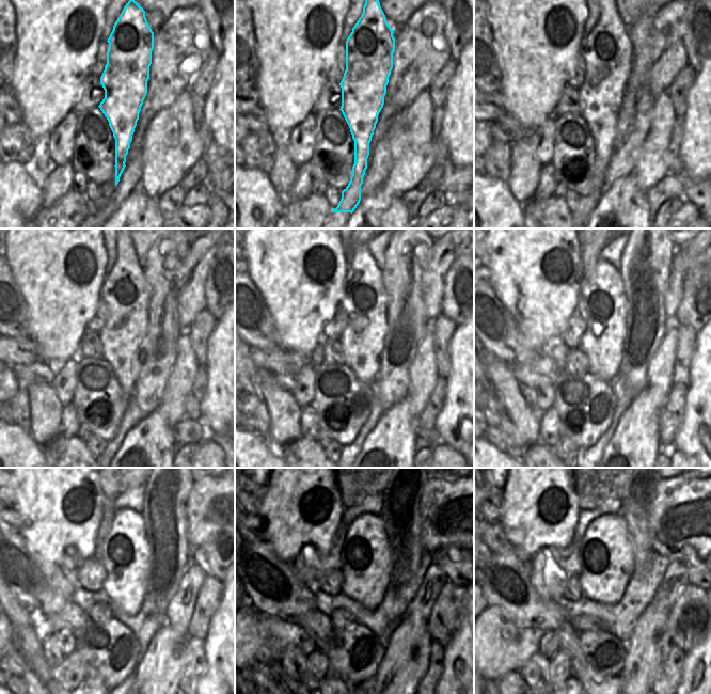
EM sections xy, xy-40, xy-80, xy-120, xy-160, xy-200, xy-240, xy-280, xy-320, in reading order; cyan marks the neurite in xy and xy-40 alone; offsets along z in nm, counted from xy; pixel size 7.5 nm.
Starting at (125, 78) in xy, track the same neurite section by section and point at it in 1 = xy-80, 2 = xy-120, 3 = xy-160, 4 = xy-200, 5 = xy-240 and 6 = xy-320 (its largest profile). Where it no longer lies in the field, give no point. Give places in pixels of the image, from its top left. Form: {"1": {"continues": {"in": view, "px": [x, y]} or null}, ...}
{"1": {"continues": {"in": "xy-80", "px": [607, 51]}}, "2": {"continues": {"in": "xy-120", "px": [126, 294]}}, "3": {"continues": {"in": "xy-160", "px": [365, 302]}}, "4": {"continues": {"in": "xy-200", "px": [604, 308]}}, "5": {"continues": {"in": "xy-240", "px": [125, 554]}}, "6": {"continues": {"in": "xy-320", "px": [605, 555]}}}

